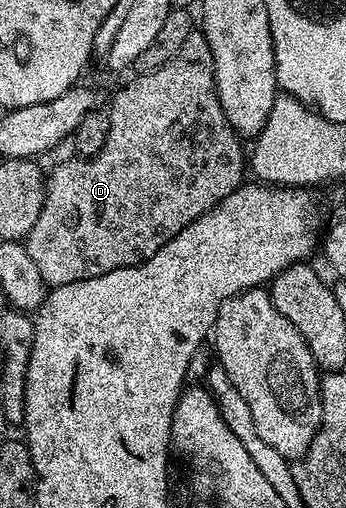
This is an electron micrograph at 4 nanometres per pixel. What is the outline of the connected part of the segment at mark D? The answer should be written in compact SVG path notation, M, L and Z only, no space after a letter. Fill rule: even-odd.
M193 31L189 35L189 39L185 39L185 43L181 43L181 51L177 55L173 55L173 59L169 59L169 63L150 71L140 72L135 76L139 77L133 78L128 85L121 86L111 101L109 139L105 139L105 147L101 147L99 154L90 159L63 161L52 173L50 170L49 176L46 178L41 215L37 219L37 223L33 223L33 231L29 231L29 235L25 238L25 244L29 259L33 259L33 263L37 263L37 271L41 271L41 279L49 287L77 283L81 279L93 279L97 275L105 275L109 271L133 267L142 261L147 261L153 255L157 255L157 251L161 251L161 247L165 247L165 243L169 243L169 239L173 239L182 229L189 227L189 223L193 223L198 217L205 215L210 209L214 209L221 203L221 199L225 199L225 195L229 195L234 189L244 184L244 142L229 123L229 119L221 107L221 99L217 95L215 86L213 51L203 32Z

